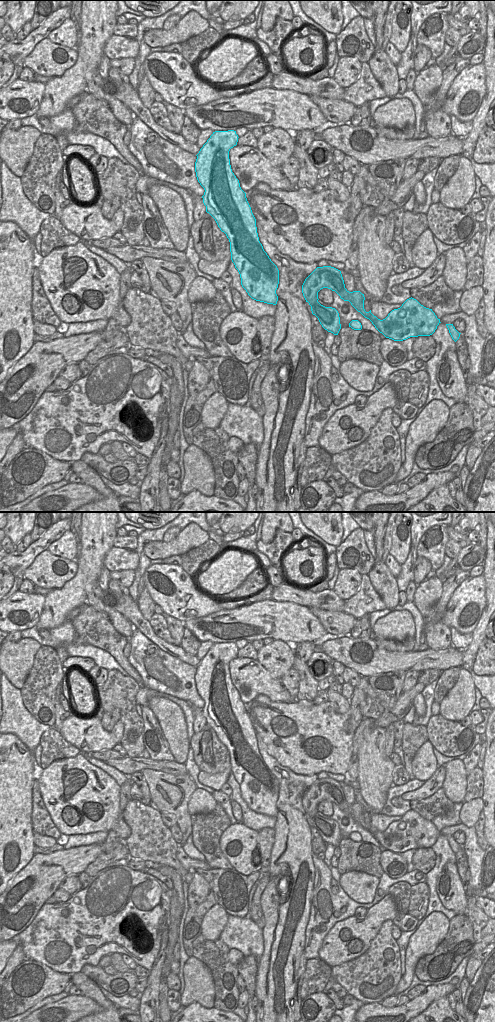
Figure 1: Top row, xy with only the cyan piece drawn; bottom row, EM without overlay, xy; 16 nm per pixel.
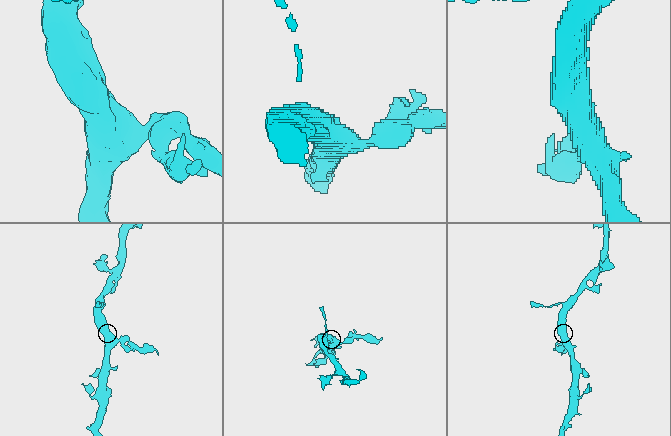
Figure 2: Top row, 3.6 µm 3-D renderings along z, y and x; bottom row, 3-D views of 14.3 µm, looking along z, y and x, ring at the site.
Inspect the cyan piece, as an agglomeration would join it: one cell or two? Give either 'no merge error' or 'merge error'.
no merge error

